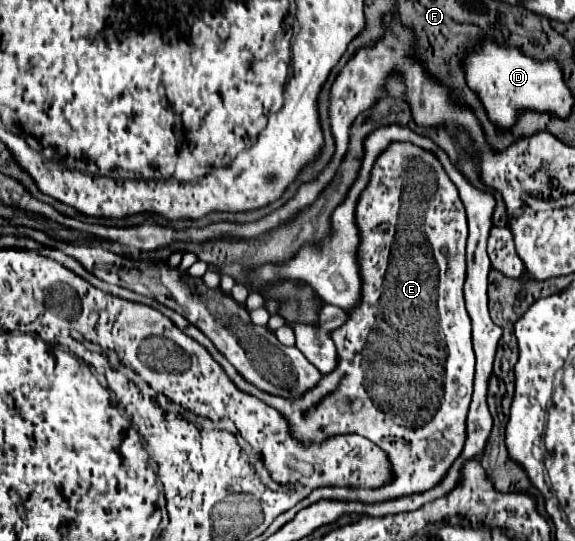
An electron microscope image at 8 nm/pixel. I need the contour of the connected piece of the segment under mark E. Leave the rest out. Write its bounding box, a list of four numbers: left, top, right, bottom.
[218,142,474,504]

